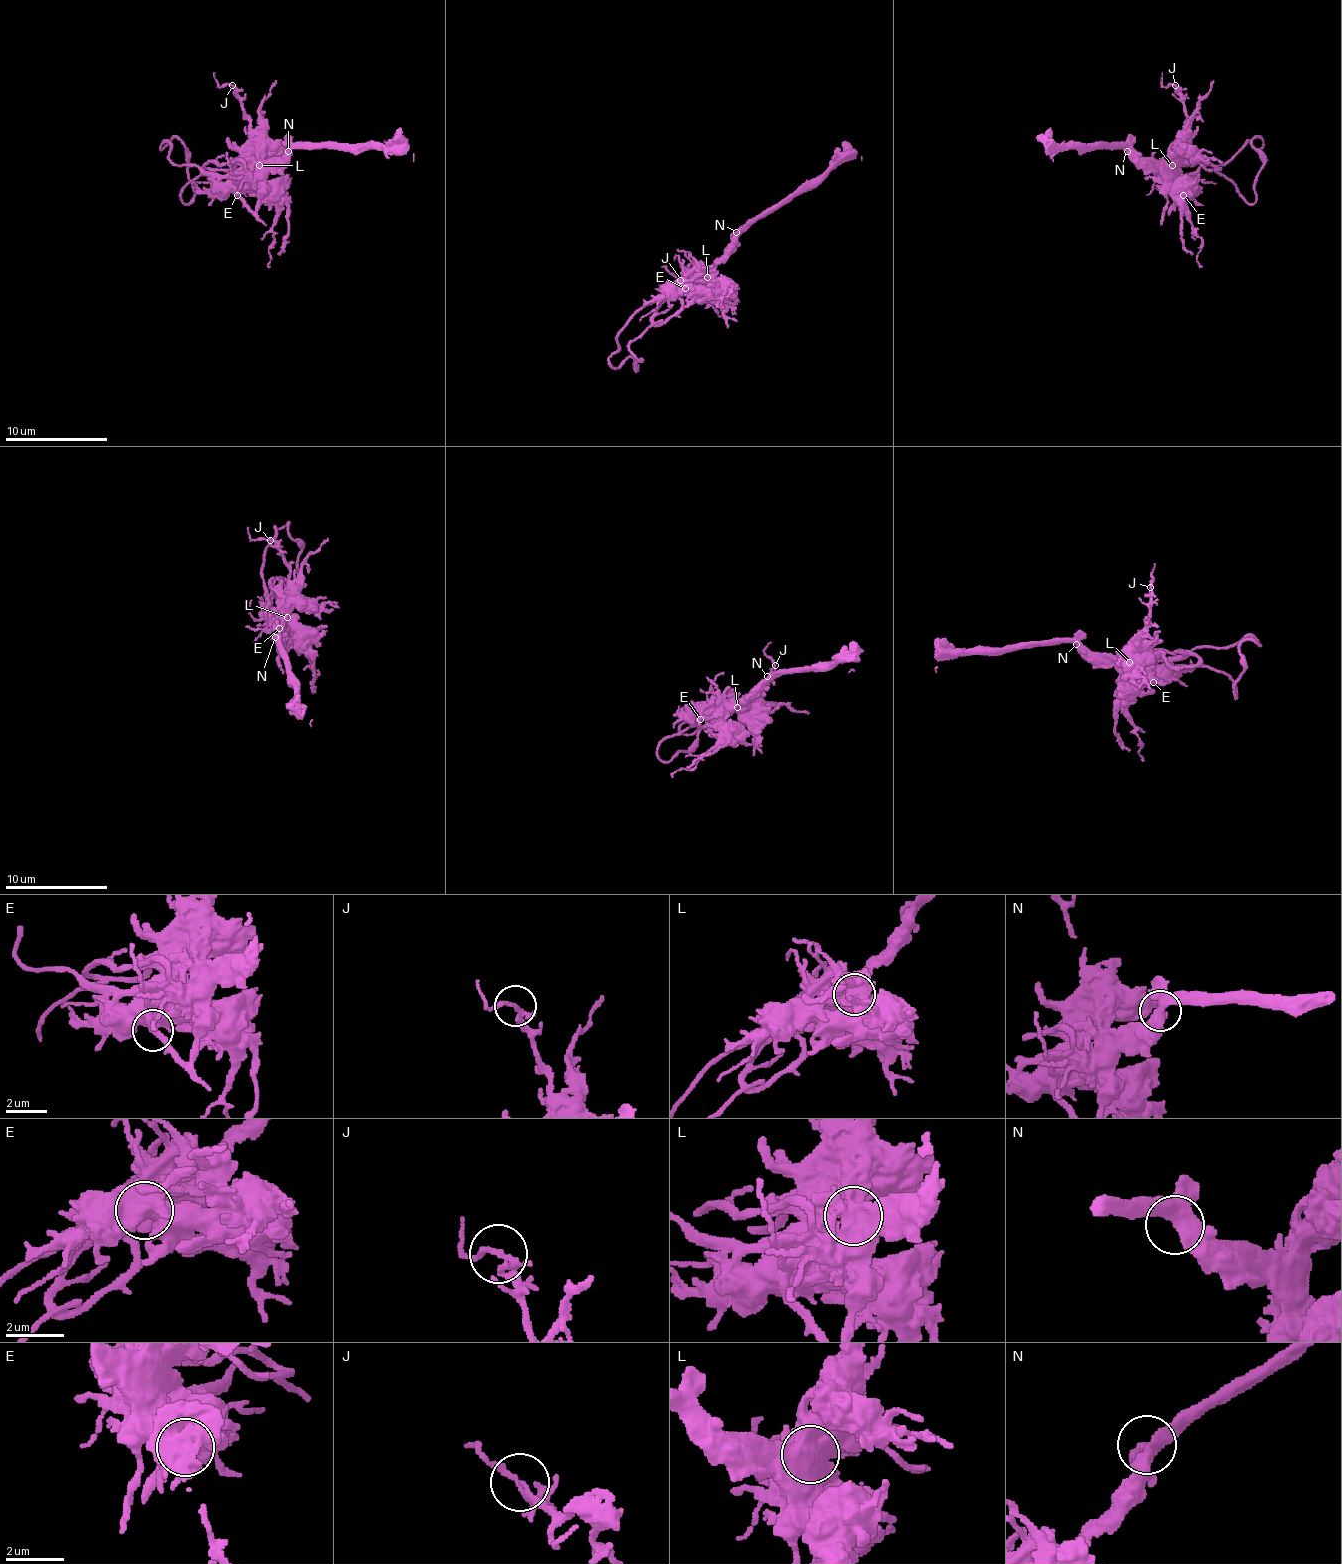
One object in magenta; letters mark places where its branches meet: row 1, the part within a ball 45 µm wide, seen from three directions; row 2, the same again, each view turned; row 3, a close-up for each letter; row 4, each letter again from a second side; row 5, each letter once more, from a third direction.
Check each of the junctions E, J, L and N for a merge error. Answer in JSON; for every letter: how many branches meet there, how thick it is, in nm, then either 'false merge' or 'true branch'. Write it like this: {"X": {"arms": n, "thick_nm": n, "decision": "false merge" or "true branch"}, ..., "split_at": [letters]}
{"E": {"arms": 2, "thick_nm": 500, "decision": "true branch"}, "J": {"arms": 4, "thick_nm": 150, "decision": "false merge"}, "L": {"arms": 1, "thick_nm": 950, "decision": "false merge"}, "N": {"arms": 3, "thick_nm": 400, "decision": "true branch"}, "split_at": ["J", "L"]}

